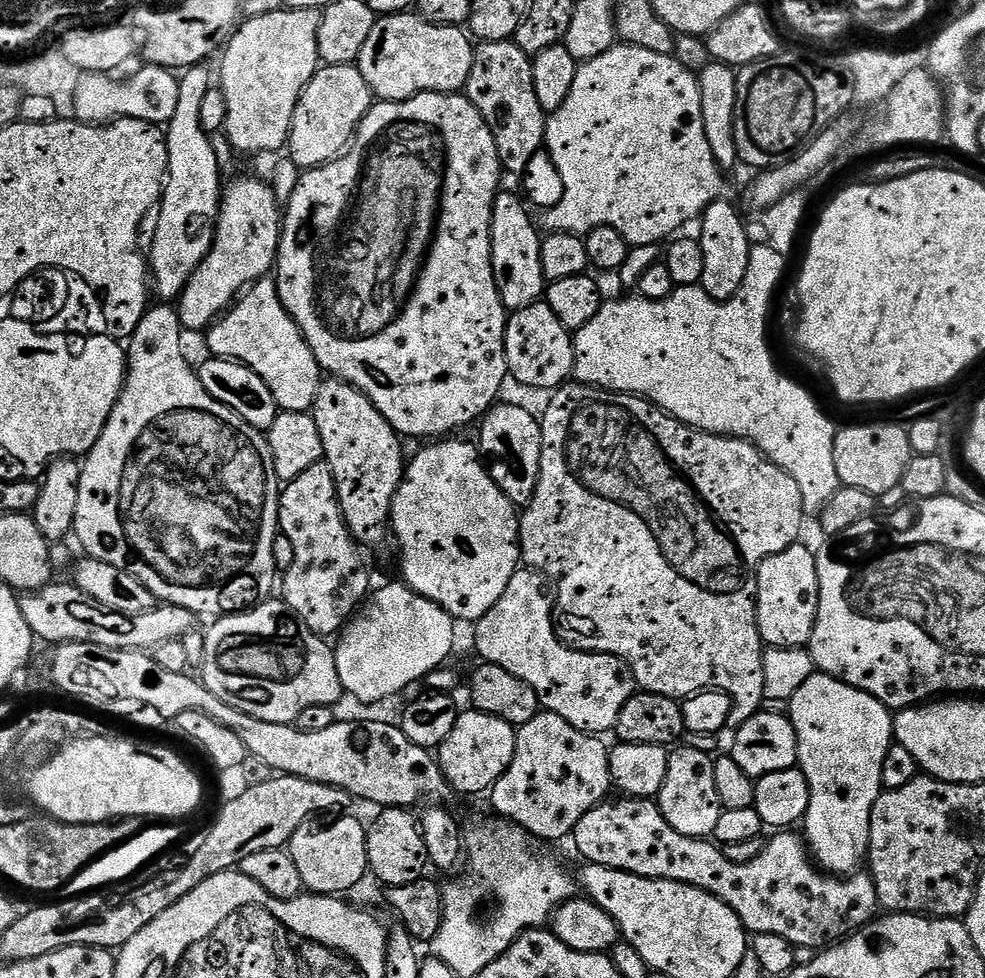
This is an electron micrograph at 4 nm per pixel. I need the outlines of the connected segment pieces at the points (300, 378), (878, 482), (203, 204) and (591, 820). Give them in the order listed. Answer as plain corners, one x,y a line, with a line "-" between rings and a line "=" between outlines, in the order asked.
265,278
248,285
232,307
207,329
207,336
213,357
237,360
270,386
279,411
311,412
322,383
322,369
302,330
282,306
275,279
=
852,424
849,428
841,427
834,438
834,470
838,470
841,485
866,490
877,498
899,489
902,474
906,474
906,466
912,461
913,455
907,427
899,428
896,424
=
204,66
183,69
179,77
178,106
174,110
174,118
170,118
166,126
168,174
155,213
156,229
152,232
152,249
146,252
155,295
157,292
159,299
164,302
179,301
190,278
206,254
210,254
216,220
220,217
220,160
212,145
213,137
202,126
202,101
206,99
206,90
214,86
213,73
211,76
206,69
=
616,798
611,802
605,802
596,805
595,808
591,808
586,814
582,814
582,818
578,822
578,826
573,830
571,839
576,840
576,848
585,857
583,858
589,864
597,864
598,866
610,866
614,870
622,870
623,872
629,872
630,874
638,874
639,876
645,876
646,878
654,878
655,880
673,880
674,882
682,882
683,884
689,884
695,888
701,888
706,890
710,894
714,894
714,898
718,898
722,902
726,902
726,906
730,906
730,910
734,910
734,914
738,914
740,921
744,923
745,929
749,933
755,934
761,932
762,934
778,934
778,938
786,938
786,942
795,944
797,948
815,948
817,950
823,950
849,936
853,932
864,927
865,924
871,924
874,917
878,912
878,905
876,902
876,887
872,881
871,875
867,871
860,870
855,874
842,877
833,876
823,870
821,870
816,861
810,858
808,851
808,845
799,835
795,836
795,831
792,830
780,830
775,833
776,836
773,840
769,839
765,843
762,854
758,854
758,858
750,858
750,862
745,864
739,864
738,862
730,862
730,858
726,858
723,851
719,847
711,846
705,852
700,852
701,841
695,836
687,836
686,834
678,834
678,830
674,830
674,826
670,826
670,822
666,822
666,818
660,812
659,803
655,799
649,798
647,800
637,800
635,798

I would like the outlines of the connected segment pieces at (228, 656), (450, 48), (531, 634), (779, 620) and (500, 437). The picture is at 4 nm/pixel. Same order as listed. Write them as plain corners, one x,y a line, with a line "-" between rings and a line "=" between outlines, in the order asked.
269,598
254,608
221,616
213,624
216,625
204,632
204,661
198,672
210,694
218,694
218,698
234,706
234,710
262,718
262,722
295,725
302,710
309,706
331,708
345,695
333,645
293,616
283,599
=
409,10
377,19
374,30
370,30
370,38
366,38
366,46
362,46
358,67
377,101
408,100
423,92
460,92
470,78
473,51
473,41
463,27
451,28
431,24
415,11
=
527,566
517,568
510,586
506,586
506,594
475,623
475,655
480,655
485,664
502,666
514,678
522,678
538,694
541,709
566,718
570,726
583,732
605,734
615,729
618,714
622,714
622,706
626,706
634,691
630,666
605,652
578,652
557,636
554,592
543,572
=
797,542
778,554
768,556
756,571
756,625
760,639
769,648
802,648
811,645
819,597
816,552
813,549
808,549
804,542
=
497,402
484,413
479,421
480,455
487,467
490,478
517,506
527,506
538,486
538,474
542,462
542,430
540,420
528,408
520,404

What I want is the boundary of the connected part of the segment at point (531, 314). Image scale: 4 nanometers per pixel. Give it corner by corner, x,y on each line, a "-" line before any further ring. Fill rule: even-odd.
537,302
511,313
504,331
509,377
528,388
559,388
572,376
573,339
573,333
566,326
562,326
562,322
558,322
558,314
550,310
547,302

